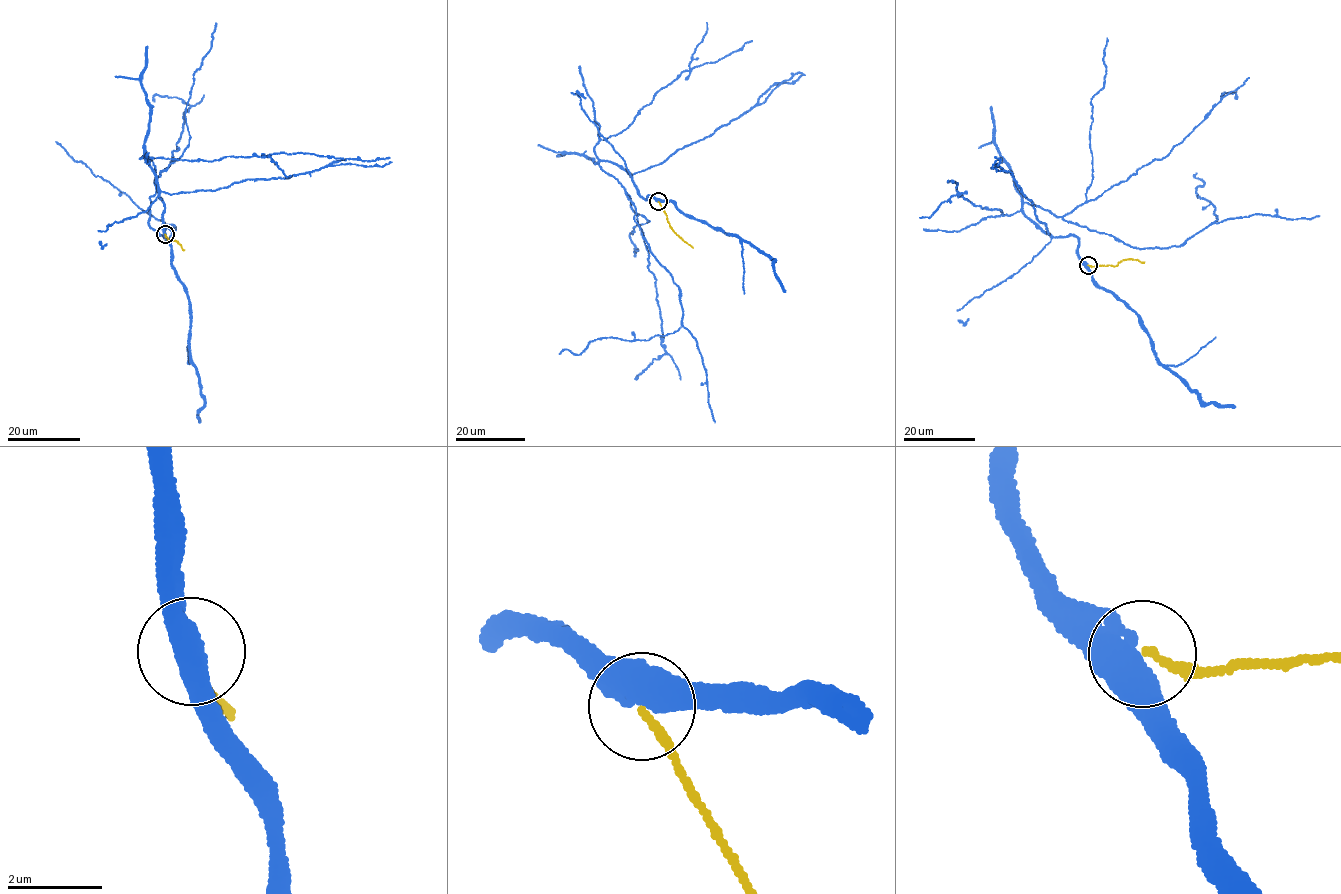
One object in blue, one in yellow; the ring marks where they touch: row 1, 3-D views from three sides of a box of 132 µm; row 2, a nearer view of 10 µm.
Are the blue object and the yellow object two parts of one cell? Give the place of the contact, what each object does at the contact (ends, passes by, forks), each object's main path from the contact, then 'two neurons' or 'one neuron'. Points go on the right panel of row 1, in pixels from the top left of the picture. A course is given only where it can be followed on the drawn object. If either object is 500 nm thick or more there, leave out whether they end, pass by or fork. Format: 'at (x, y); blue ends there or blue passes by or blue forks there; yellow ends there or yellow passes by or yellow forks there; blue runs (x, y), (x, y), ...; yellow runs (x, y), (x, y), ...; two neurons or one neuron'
at (1088, 265); blue runs (1087, 265), (1078, 239), (1051, 236), (1022, 204), (1168, 248), (1217, 219), (1196, 173); yellow runs (1087, 265), (1114, 266), (1127, 259), (1144, 262); one neuron

